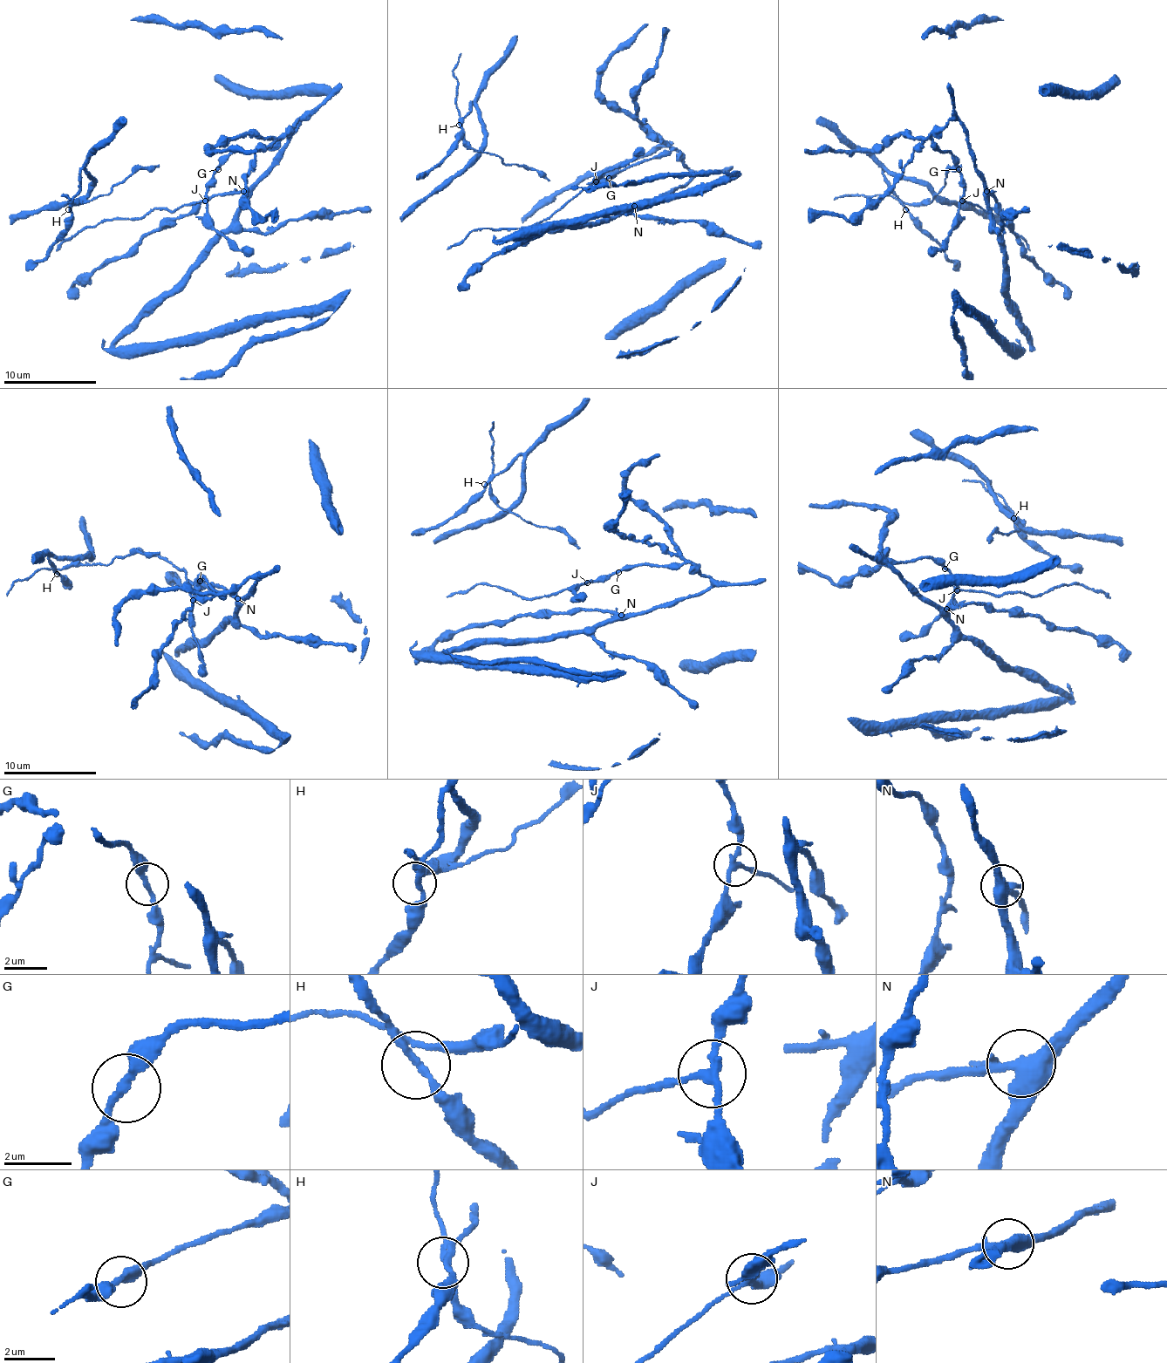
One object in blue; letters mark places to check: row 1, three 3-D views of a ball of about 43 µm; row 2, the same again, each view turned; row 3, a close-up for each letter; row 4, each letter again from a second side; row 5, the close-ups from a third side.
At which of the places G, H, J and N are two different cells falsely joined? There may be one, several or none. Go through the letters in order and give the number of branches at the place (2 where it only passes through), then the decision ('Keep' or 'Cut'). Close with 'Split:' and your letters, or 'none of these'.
G: Branches: 2. Keep
H: Branches: 3. Keep
J: Branches: 3. Cut
N: Branches: 4. Keep
Split: J

